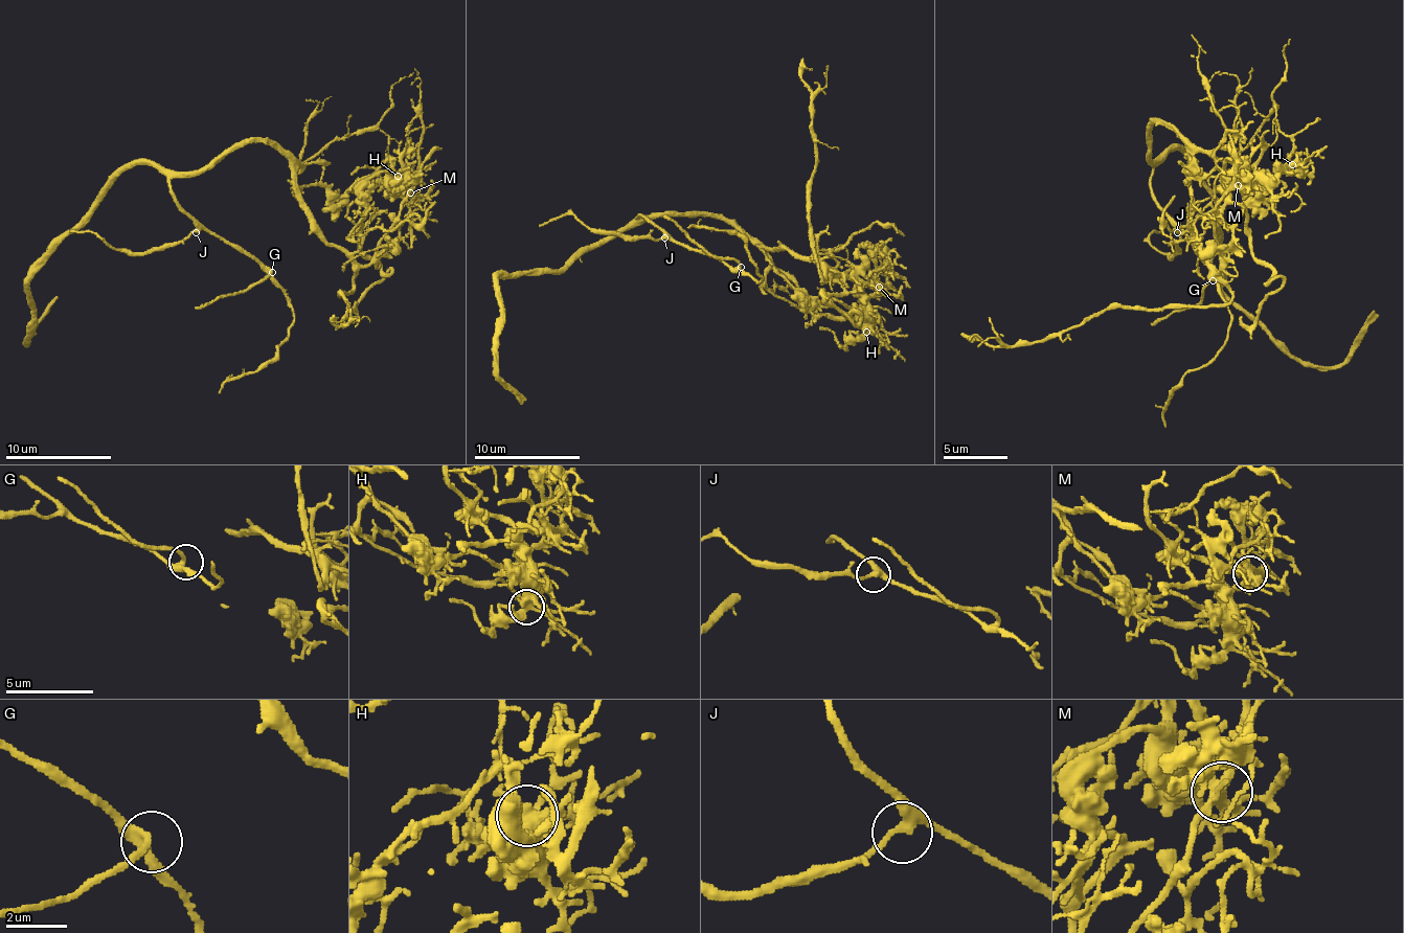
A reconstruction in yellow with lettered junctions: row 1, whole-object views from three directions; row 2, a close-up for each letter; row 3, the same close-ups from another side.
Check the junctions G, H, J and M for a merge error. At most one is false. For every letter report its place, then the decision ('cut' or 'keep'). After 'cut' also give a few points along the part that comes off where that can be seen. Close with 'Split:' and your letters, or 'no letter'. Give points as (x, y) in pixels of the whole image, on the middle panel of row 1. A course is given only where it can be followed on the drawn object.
G: place (741, 267); keep
H: place (866, 332); keep
J: place (664, 237); keep
M: place (879, 287); keep
Split: no letter

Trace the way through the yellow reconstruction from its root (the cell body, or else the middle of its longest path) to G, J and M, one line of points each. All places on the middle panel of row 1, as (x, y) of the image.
G: (709, 217), (637, 217), (646, 217), (670, 237), (691, 248), (711, 253), (730, 267), (741, 267)
J: (709, 217), (637, 217), (646, 217), (664, 237)
M: (709, 217), (730, 219), (780, 274), (820, 301), (858, 306), (863, 296), (879, 288)

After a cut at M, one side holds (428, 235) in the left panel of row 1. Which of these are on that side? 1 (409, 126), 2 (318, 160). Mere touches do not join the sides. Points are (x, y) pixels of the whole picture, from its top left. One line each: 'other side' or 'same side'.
1: other side
2: same side

